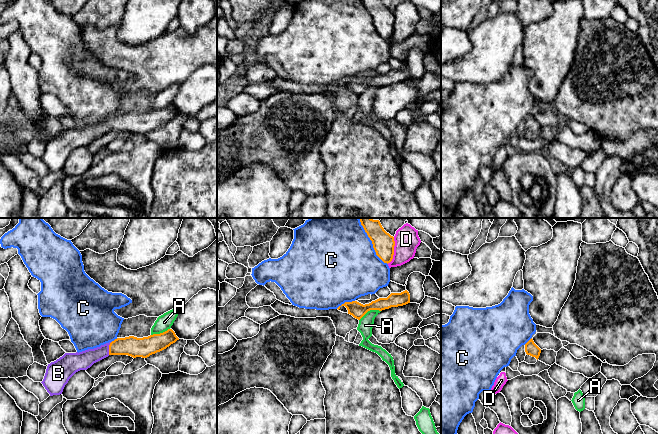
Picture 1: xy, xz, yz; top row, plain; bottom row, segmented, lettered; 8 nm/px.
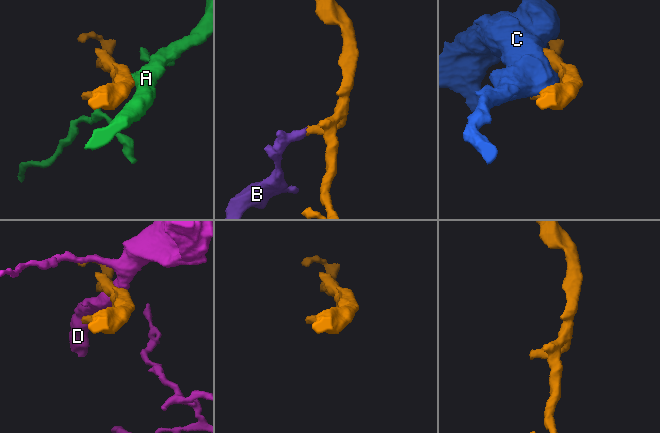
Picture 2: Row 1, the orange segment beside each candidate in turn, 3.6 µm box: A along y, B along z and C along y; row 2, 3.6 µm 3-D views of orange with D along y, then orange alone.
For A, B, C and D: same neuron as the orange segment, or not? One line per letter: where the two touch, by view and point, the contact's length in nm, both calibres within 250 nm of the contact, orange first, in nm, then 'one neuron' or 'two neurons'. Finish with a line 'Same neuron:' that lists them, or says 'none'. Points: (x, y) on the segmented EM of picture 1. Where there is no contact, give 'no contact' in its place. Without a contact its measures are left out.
A: meets orange in xz at (369, 310); contact 190 nm long; 120 nm thick on the orange side, 120 nm on the other; two neurons
B: meets orange in xy at (109, 348); contact 110 nm long; 160 nm thick on the orange side, 150 nm on the other; one neuron
C: meets orange in xz at (372, 242); contact 440 nm long; 180 nm thick on the orange side, 480 nm on the other; two neurons
D: meets orange in xz at (393, 251); contact 220 nm long; 180 nm thick on the orange side, 190 nm on the other; two neurons
Same neuron: B

